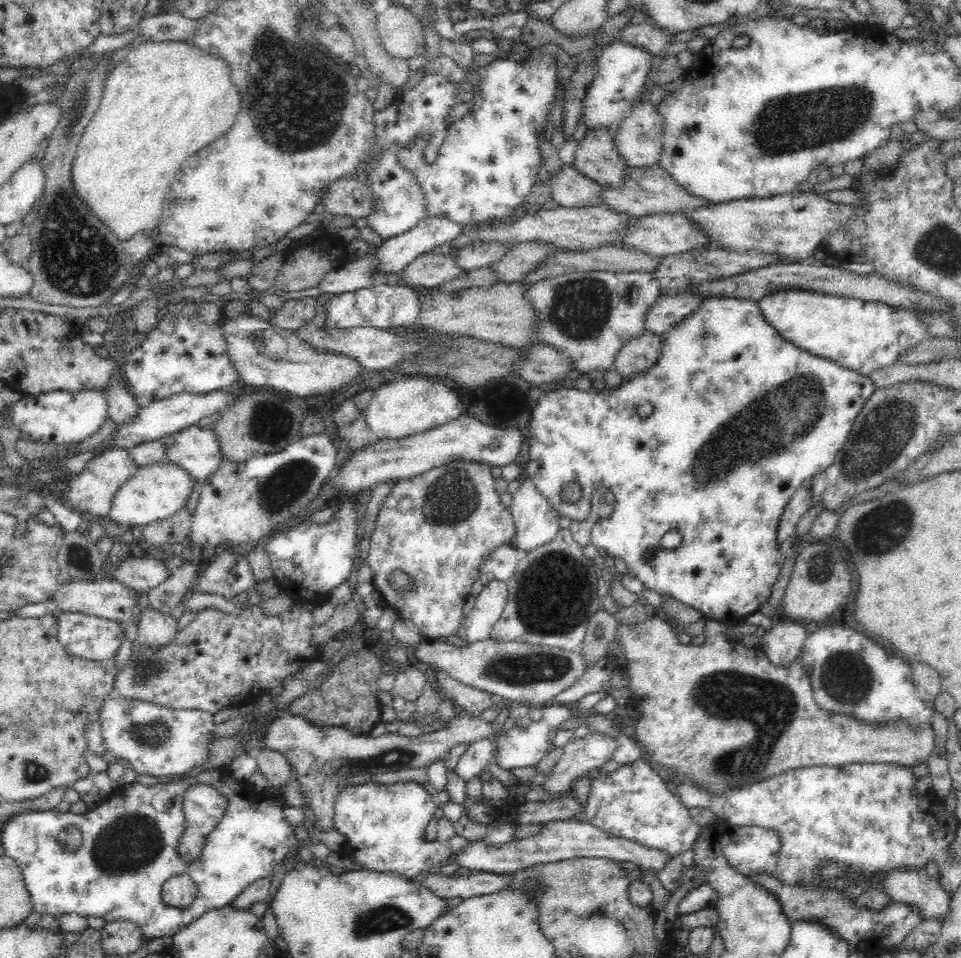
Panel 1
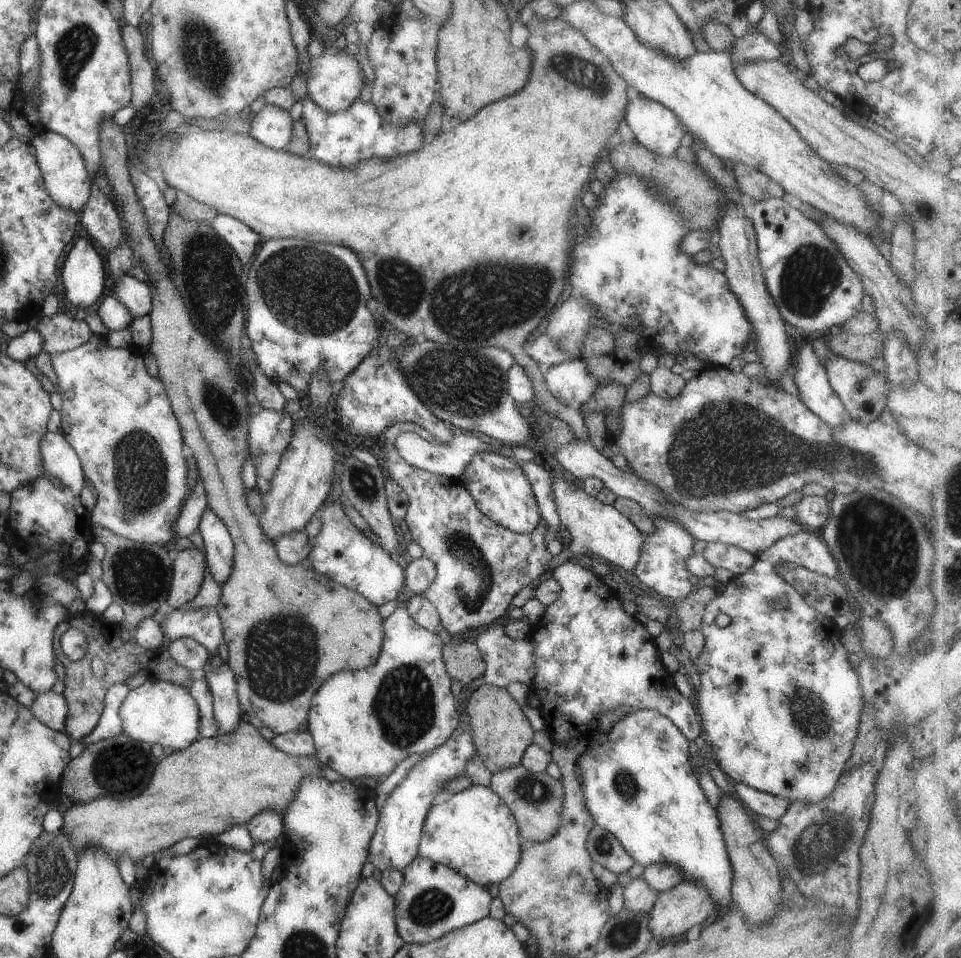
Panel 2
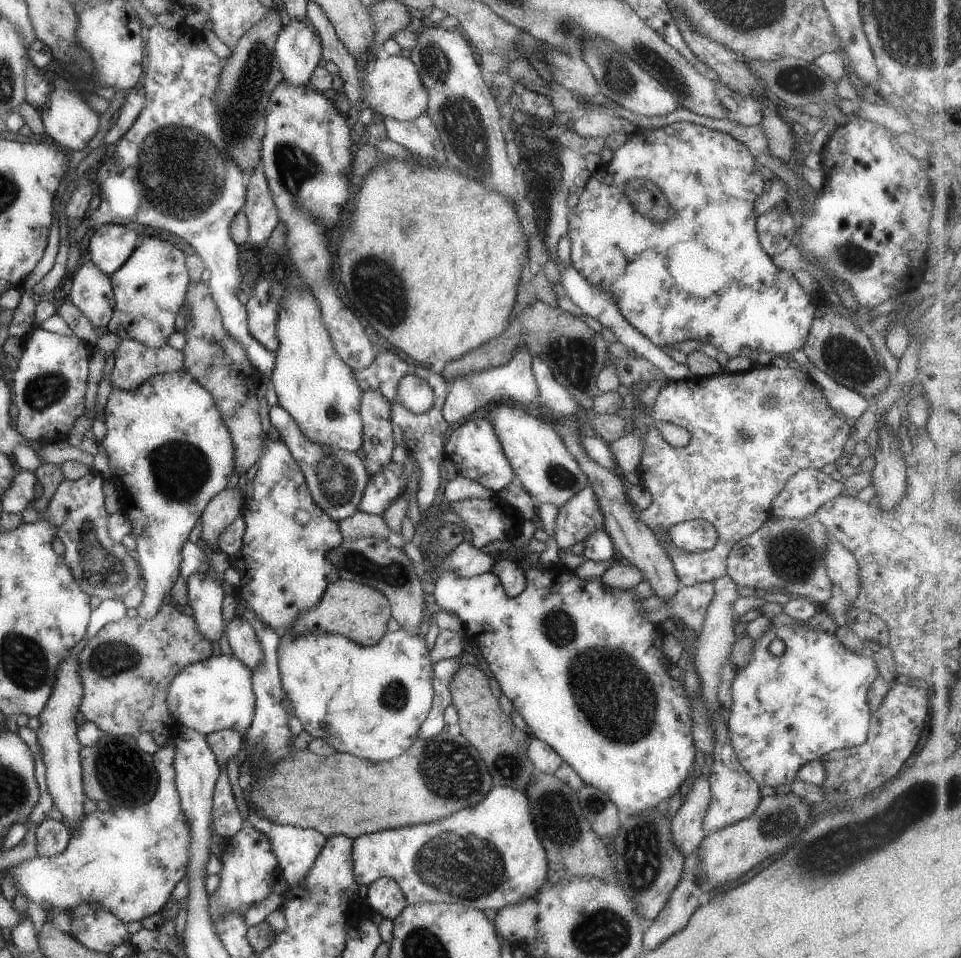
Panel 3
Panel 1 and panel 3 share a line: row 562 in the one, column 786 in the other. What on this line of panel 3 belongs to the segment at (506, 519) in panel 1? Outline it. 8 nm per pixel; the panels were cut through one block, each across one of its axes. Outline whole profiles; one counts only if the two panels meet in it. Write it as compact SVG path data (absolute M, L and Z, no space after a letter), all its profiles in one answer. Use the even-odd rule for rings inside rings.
M754 365L744 372L728 373L722 370L720 373L709 375L706 377L694 377L689 380L667 381L666 384L661 387L658 392L651 409L647 409L644 405L641 405L637 398L633 398L631 394L628 394L622 398L622 407L616 412L626 422L626 433L632 425L632 408L635 405L639 405L653 420L654 426L656 422L671 422L671 424L677 424L681 428L685 428L690 434L689 444L682 447L672 447L667 444L661 436L659 431L653 426L647 429L647 432L642 438L642 455L640 456L640 464L637 468L637 475L639 485L641 488L647 490L651 496L651 503L647 508L638 512L638 517L644 525L647 525L653 532L665 532L670 529L670 526L674 524L690 521L691 519L703 519L710 522L715 528L717 535L715 544L706 551L698 553L688 553L679 550L675 545L670 542L670 545L665 548L665 552L671 559L675 574L678 578L678 584L681 587L695 586L696 584L714 582L719 577L726 574L726 558L729 556L731 547L739 542L740 538L751 534L756 528L761 526L761 523L770 518L770 502L779 494L779 491L783 488L787 479L801 469L815 469L825 466L825 464L834 462L843 455L843 447L850 434L850 427L840 418L837 418L834 414L834 410L827 404L827 401L822 398L820 390L816 388L815 384L807 377L807 373L802 369L792 369L785 367L780 369L769 365Z

